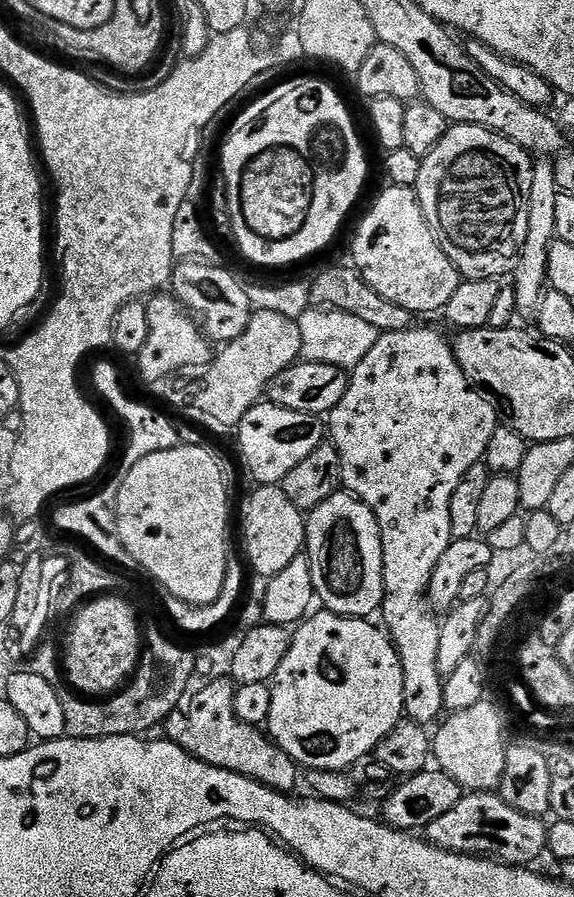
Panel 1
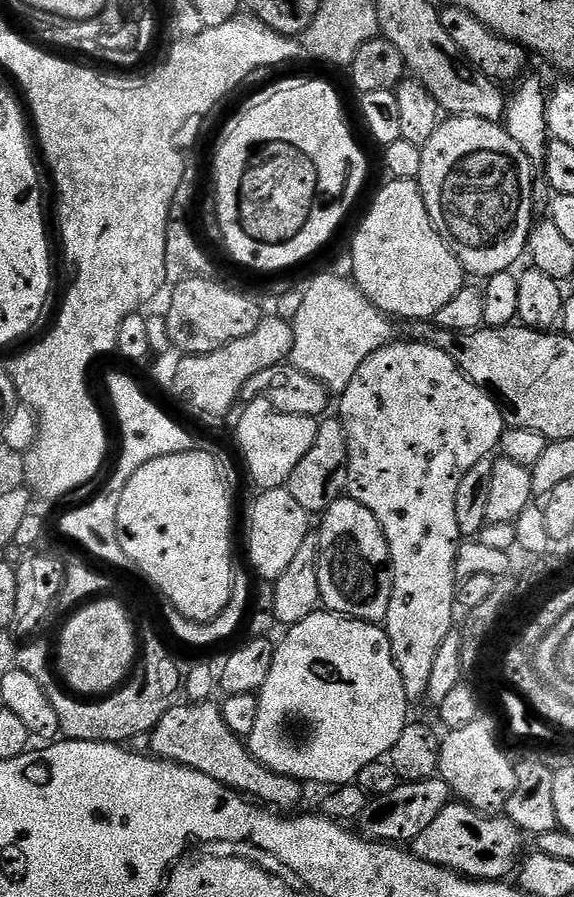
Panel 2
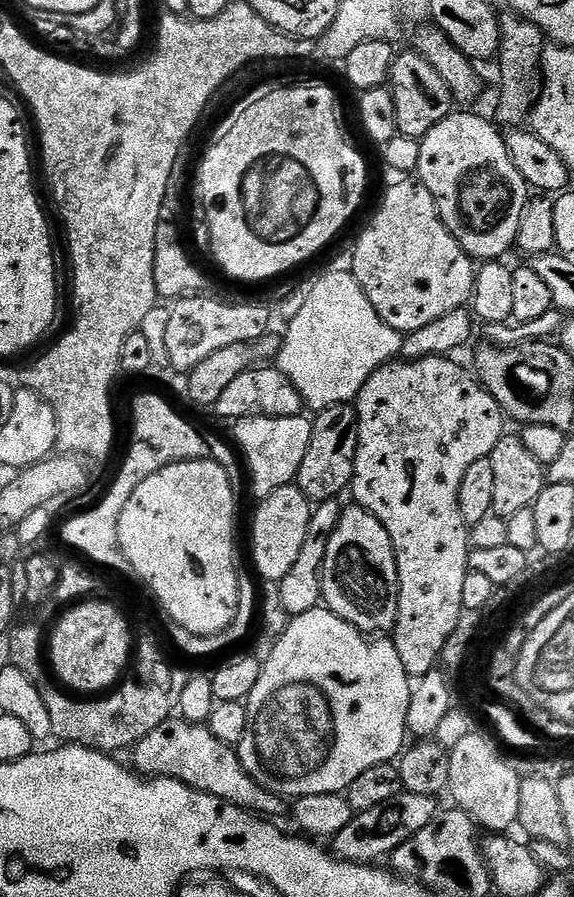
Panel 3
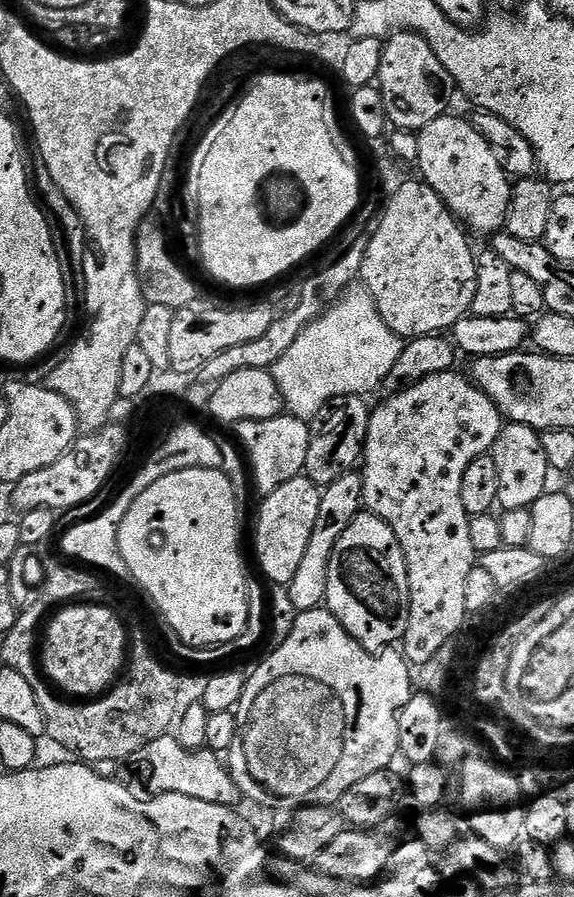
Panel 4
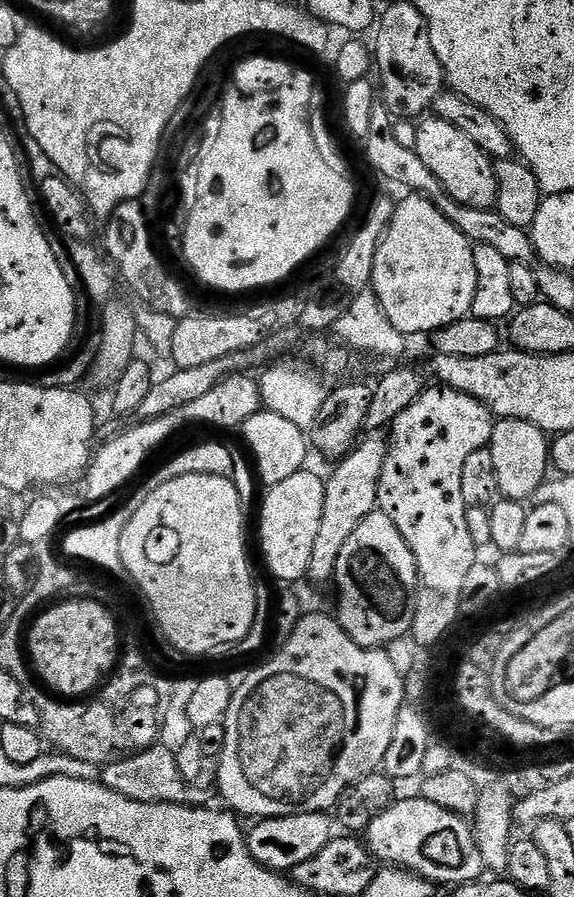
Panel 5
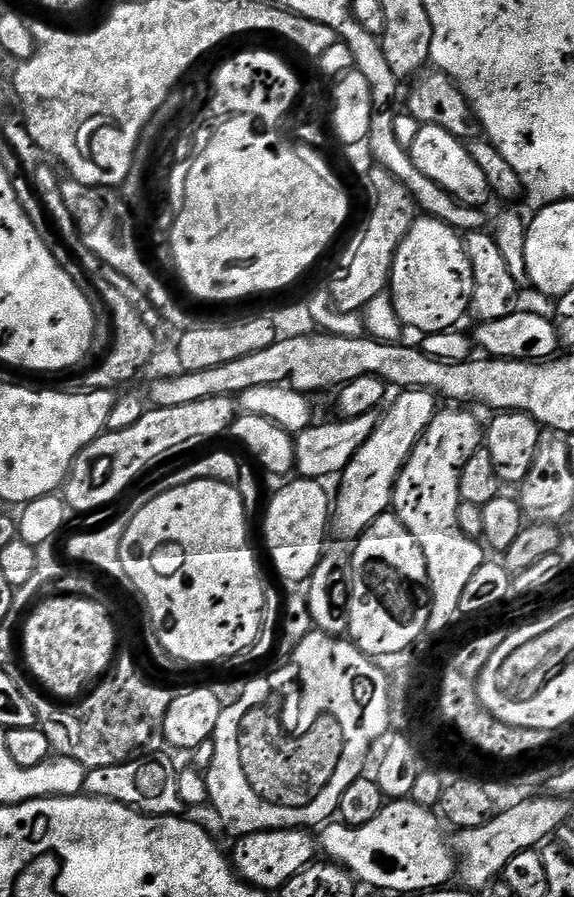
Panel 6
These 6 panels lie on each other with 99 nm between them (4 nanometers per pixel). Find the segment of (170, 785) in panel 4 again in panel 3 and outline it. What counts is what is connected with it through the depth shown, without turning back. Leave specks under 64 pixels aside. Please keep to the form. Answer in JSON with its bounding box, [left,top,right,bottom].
[130,718,289,818]

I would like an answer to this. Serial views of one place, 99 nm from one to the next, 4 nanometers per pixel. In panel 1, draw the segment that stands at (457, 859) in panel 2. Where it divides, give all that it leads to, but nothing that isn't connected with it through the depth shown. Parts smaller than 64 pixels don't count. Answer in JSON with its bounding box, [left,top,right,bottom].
[426,791,548,866]

